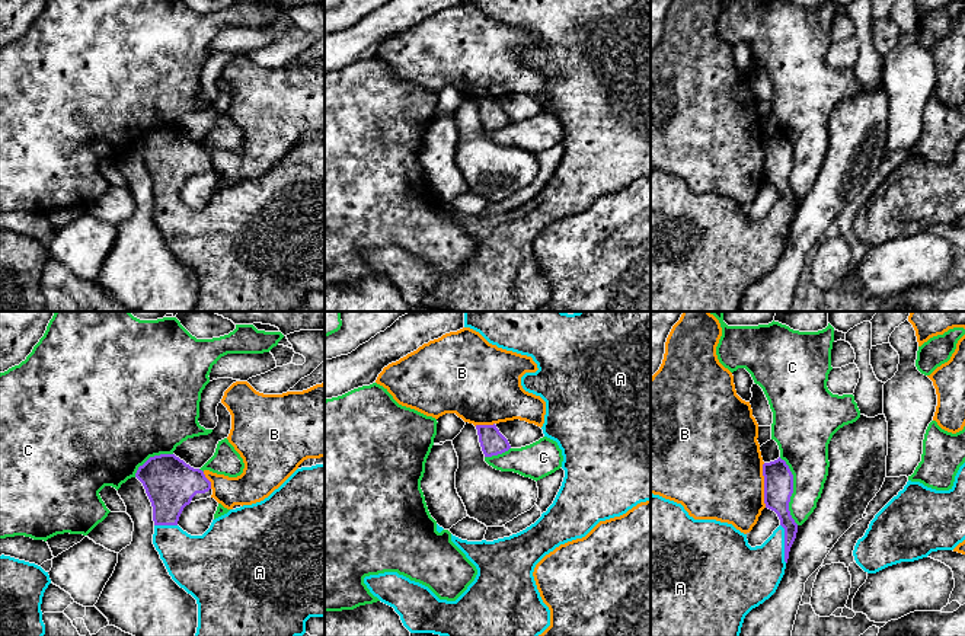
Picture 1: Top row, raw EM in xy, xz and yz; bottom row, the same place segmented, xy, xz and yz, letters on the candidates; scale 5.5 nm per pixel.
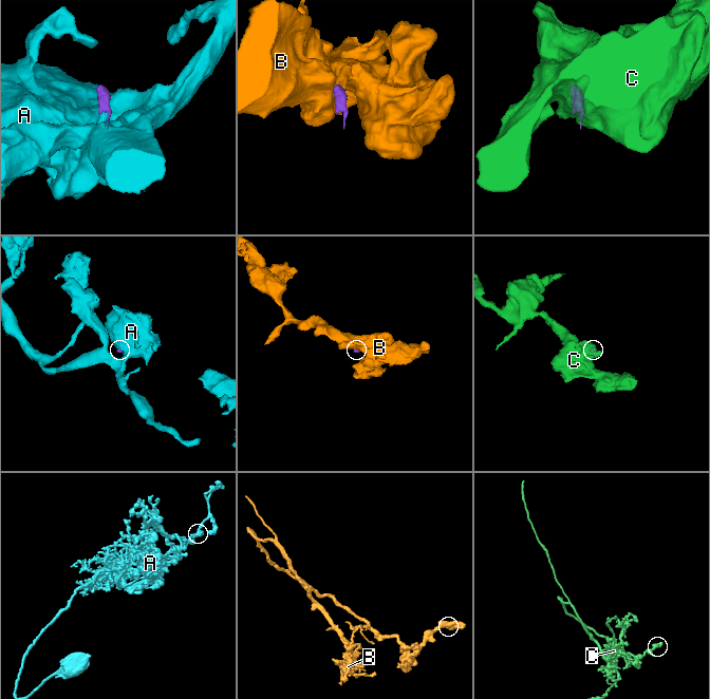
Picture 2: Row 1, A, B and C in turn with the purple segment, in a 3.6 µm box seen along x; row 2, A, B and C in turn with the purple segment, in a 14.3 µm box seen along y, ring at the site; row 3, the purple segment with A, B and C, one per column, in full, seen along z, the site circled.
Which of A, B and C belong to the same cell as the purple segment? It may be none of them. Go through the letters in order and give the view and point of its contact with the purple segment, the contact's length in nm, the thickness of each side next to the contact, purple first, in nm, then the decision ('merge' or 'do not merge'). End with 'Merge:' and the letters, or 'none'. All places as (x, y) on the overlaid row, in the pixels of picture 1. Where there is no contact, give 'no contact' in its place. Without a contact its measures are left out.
A: yz (785, 543) | 220 nm | 130/300 nm | merge
B: yz (764, 485) | 240 nm | 160/460 nm | do not merge
C: yz (792, 491) | 400 nm | 160/260 nm | do not merge
Merge: A

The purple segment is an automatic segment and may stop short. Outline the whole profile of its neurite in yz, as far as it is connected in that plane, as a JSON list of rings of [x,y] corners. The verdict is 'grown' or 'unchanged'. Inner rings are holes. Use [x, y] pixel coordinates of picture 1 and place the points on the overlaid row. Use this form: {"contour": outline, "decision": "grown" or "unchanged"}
{"contour": [[[779,457],[763,464],[763,476],[766,508],[777,514],[780,525],[755,547],[732,524],[694,520],[681,504],[651,493],[651,636],[739,636],[745,616],[776,592],[798,533],[789,511],[793,474]]], "decision": "grown"}

